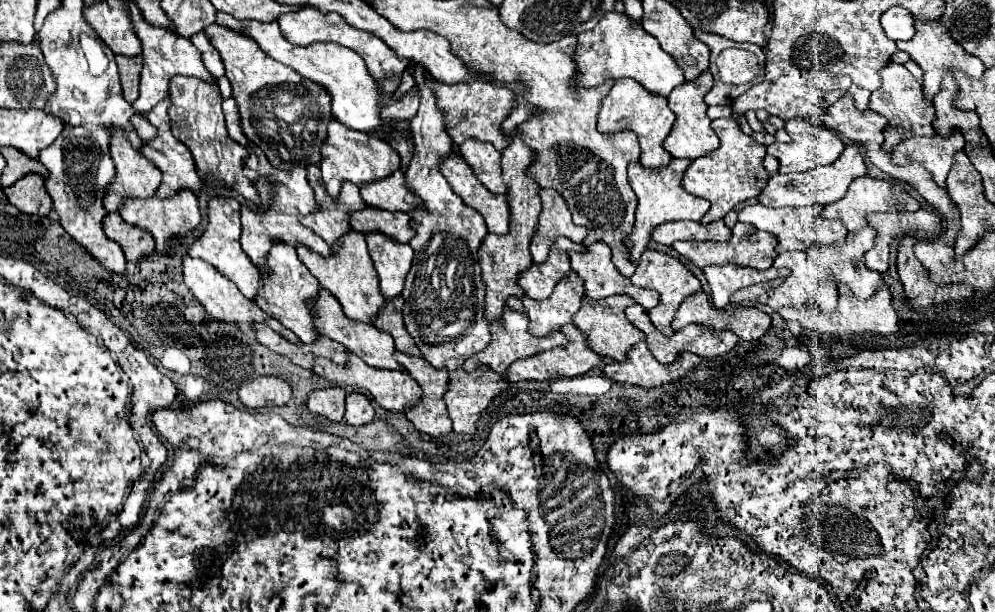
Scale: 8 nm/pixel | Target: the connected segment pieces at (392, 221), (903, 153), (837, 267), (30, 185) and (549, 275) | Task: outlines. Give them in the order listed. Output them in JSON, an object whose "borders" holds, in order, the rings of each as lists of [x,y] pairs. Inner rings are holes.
{"borders":[[[[366,208],[364,212],[352,214],[352,230],[360,234],[380,232],[394,242],[408,244],[416,232],[410,226],[410,216],[402,212],[380,212],[378,208]]],[[[954,132],[950,138],[942,136],[912,136],[900,144],[900,150],[894,150],[892,164],[908,166],[910,162],[922,164],[934,178],[940,188],[946,188],[946,176],[954,164],[954,154],[964,148],[964,138],[960,132]]],[[[868,226],[868,228],[860,230],[856,236],[852,236],[852,240],[846,238],[846,242],[842,242],[842,244],[836,244],[836,246],[830,246],[830,248],[826,248],[826,246],[814,246],[814,248],[810,248],[810,256],[816,262],[824,262],[824,266],[832,270],[834,282],[836,284],[846,284],[850,288],[850,292],[858,300],[864,302],[864,300],[872,298],[878,292],[878,288],[884,284],[882,276],[878,272],[868,270],[866,264],[864,264],[864,254],[874,246],[874,238],[876,238],[876,230]]],[[[28,176],[24,180],[18,180],[16,184],[4,188],[4,194],[8,196],[8,202],[24,214],[46,218],[52,210],[52,198],[48,196],[44,180],[40,180],[40,176]]],[[[560,238],[552,246],[552,252],[548,254],[548,260],[544,264],[540,266],[534,264],[528,272],[520,274],[520,284],[526,296],[540,302],[552,294],[556,284],[570,274],[570,256],[568,256],[570,250],[586,252],[584,244],[574,244],[568,238]]]]}

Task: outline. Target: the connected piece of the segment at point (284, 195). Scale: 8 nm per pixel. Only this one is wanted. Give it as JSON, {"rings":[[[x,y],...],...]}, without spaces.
{"rings":[[[232,98],[224,100],[222,102],[222,110],[224,110],[224,116],[226,116],[226,128],[228,128],[228,136],[232,136],[234,142],[242,144],[244,148],[248,148],[248,160],[246,160],[246,166],[250,170],[256,170],[260,176],[266,176],[270,178],[270,182],[274,182],[274,190],[276,190],[276,196],[274,196],[274,202],[270,206],[270,210],[248,210],[246,206],[242,206],[242,238],[240,238],[240,244],[244,248],[244,252],[248,254],[248,258],[252,260],[252,264],[270,274],[270,268],[268,268],[268,262],[266,262],[266,256],[272,248],[272,244],[276,242],[284,242],[288,246],[306,246],[310,252],[314,254],[320,254],[322,258],[328,258],[332,256],[328,244],[324,244],[324,240],[320,240],[320,236],[316,236],[310,228],[306,228],[300,220],[302,216],[308,216],[308,214],[314,214],[320,210],[320,204],[318,200],[314,198],[314,192],[306,180],[306,170],[304,168],[294,168],[292,172],[276,172],[276,168],[272,168],[264,156],[264,152],[260,152],[260,148],[256,148],[254,144],[248,142],[248,138],[244,138],[244,134],[240,132],[240,116],[236,112],[236,102]]]}

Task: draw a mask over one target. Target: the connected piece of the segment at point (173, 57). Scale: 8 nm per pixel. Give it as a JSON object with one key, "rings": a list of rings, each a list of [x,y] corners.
{"rings":[[[128,4],[128,8],[130,8],[132,20],[134,20],[134,30],[136,30],[138,38],[142,40],[142,56],[144,56],[144,68],[142,68],[142,78],[140,78],[140,96],[134,102],[134,110],[140,112],[140,116],[150,112],[160,100],[168,98],[168,84],[174,76],[194,76],[204,82],[214,80],[214,76],[210,76],[210,72],[202,64],[200,50],[194,48],[194,44],[190,44],[188,38],[182,38],[166,28],[154,28],[154,26],[146,24],[142,20],[136,4]]]}

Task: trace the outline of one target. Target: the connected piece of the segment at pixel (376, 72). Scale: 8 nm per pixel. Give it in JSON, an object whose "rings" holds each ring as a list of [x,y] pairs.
{"rings":[[[306,4],[306,6],[300,6],[300,10],[296,10],[296,12],[282,14],[280,16],[280,30],[284,32],[286,40],[296,44],[296,46],[308,46],[308,44],[314,44],[314,42],[336,42],[336,44],[342,44],[342,46],[358,52],[364,58],[364,62],[368,66],[368,72],[376,80],[380,80],[384,76],[390,76],[390,74],[402,74],[404,72],[402,60],[378,36],[374,36],[372,32],[364,32],[360,28],[350,26],[338,12],[322,14],[322,12],[318,12],[318,8]]]}

